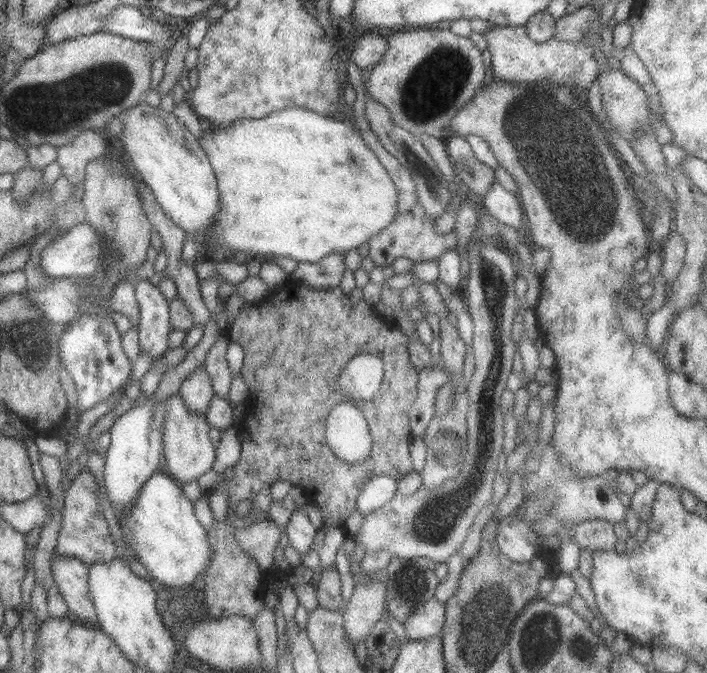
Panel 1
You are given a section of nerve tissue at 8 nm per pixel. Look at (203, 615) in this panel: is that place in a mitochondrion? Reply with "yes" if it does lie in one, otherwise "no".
no

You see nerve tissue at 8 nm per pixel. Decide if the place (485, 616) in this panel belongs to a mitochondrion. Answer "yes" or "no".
yes

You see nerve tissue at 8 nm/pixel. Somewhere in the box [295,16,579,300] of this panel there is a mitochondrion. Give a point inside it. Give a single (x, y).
(436, 84)

